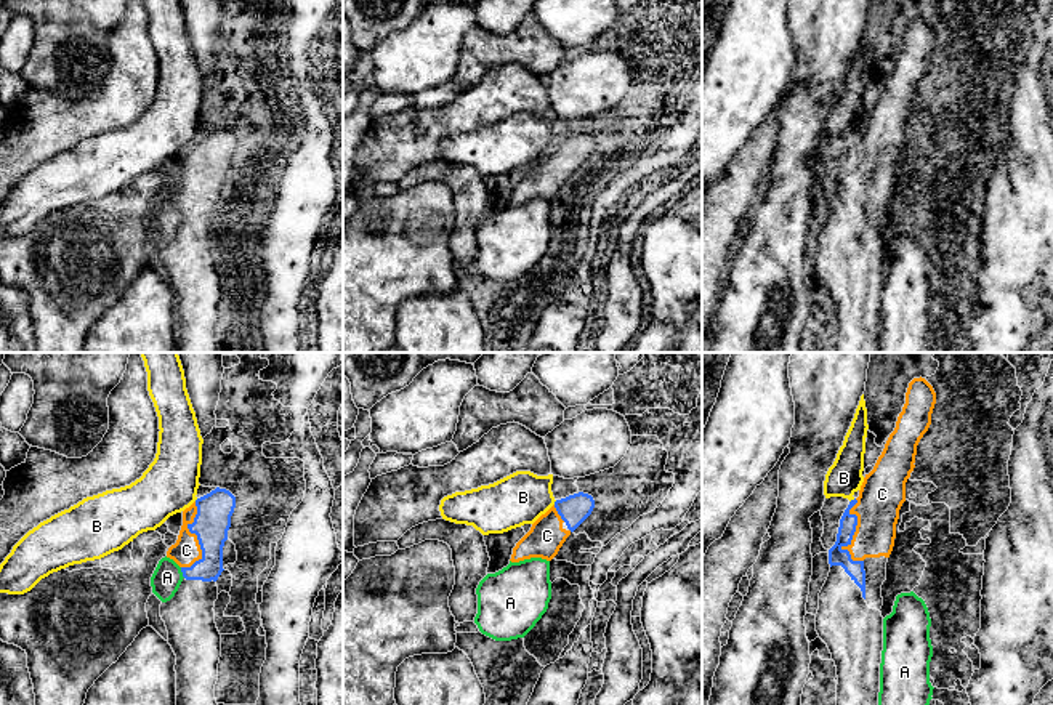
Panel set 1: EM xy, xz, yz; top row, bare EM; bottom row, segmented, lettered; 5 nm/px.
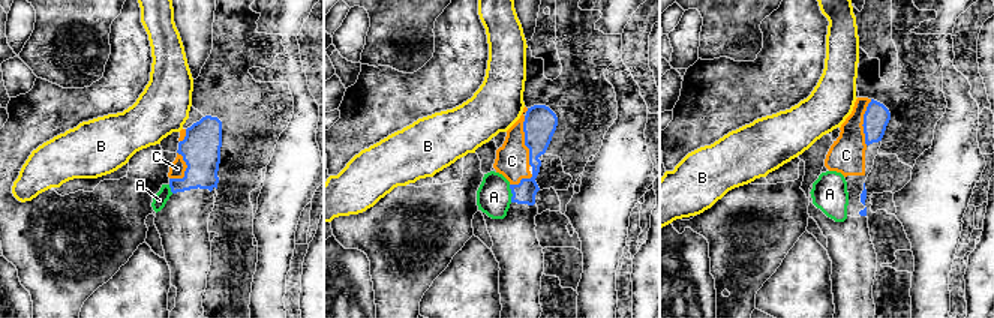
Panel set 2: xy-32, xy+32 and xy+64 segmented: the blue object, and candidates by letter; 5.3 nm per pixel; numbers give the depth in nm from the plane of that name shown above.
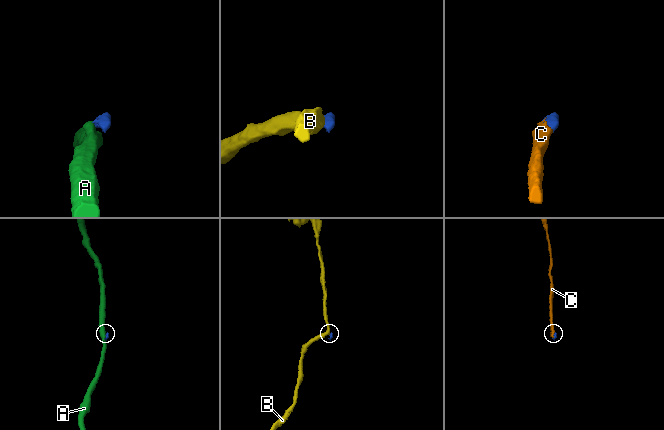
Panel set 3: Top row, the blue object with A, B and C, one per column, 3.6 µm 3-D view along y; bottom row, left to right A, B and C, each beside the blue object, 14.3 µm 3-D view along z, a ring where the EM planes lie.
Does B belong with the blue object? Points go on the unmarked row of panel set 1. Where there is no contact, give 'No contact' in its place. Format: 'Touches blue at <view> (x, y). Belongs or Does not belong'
Touches blue at yz (851, 141). Does not belong

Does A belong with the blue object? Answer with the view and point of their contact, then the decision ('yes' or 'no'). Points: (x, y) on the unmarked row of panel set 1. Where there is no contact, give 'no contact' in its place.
xy (181, 212) | no

